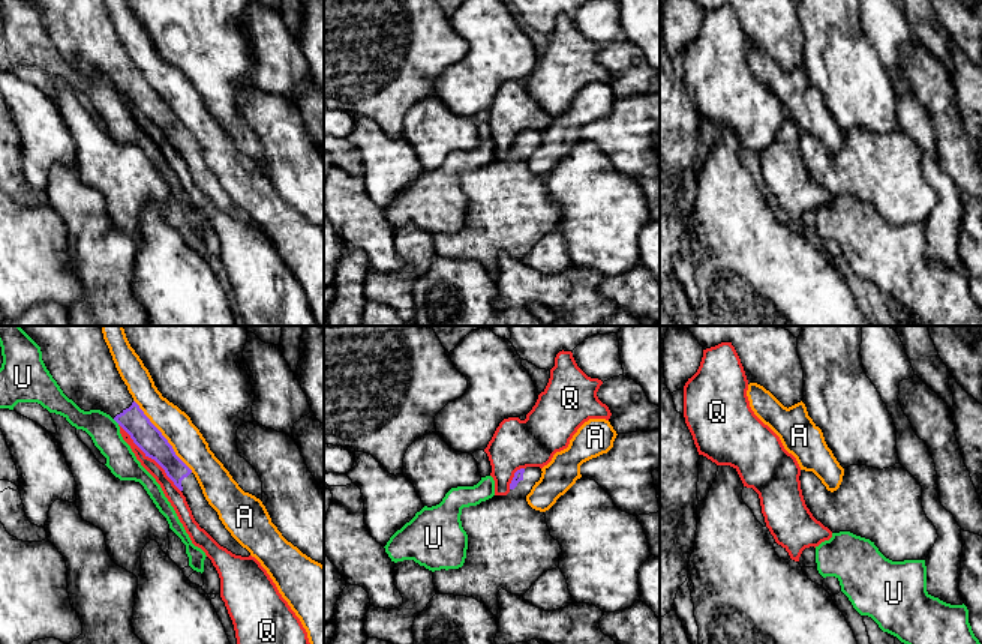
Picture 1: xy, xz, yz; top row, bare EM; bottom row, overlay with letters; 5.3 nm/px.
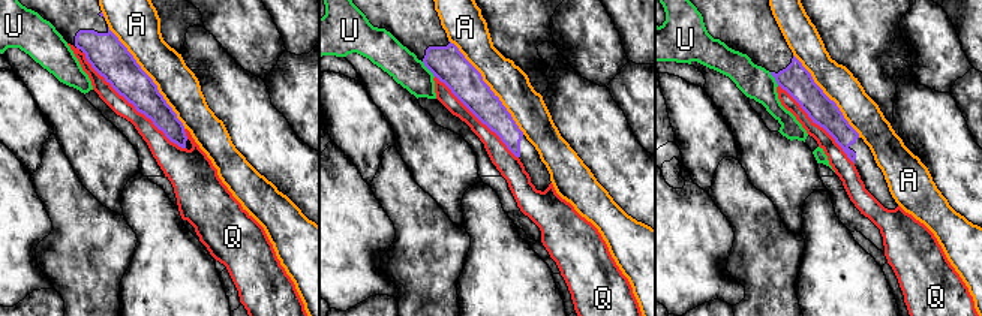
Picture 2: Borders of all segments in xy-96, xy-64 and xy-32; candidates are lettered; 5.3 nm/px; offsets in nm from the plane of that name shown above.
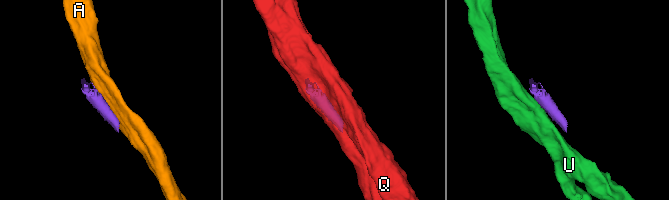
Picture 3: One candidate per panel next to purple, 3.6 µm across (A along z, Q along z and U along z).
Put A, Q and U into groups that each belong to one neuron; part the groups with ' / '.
A / Q / U

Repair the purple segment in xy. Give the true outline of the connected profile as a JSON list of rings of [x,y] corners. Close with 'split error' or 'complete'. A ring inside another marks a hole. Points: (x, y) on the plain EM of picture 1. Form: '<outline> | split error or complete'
[[[103,0],[30,2],[40,11],[46,33],[69,63],[84,75],[100,74],[109,78],[183,156],[199,191],[232,218],[250,219],[208,168],[192,134],[133,65]]] | split error

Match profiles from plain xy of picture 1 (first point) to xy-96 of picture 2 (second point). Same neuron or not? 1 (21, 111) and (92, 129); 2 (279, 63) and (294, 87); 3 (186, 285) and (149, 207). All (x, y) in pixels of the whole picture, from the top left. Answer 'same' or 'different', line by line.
1: different
2: different
3: same

